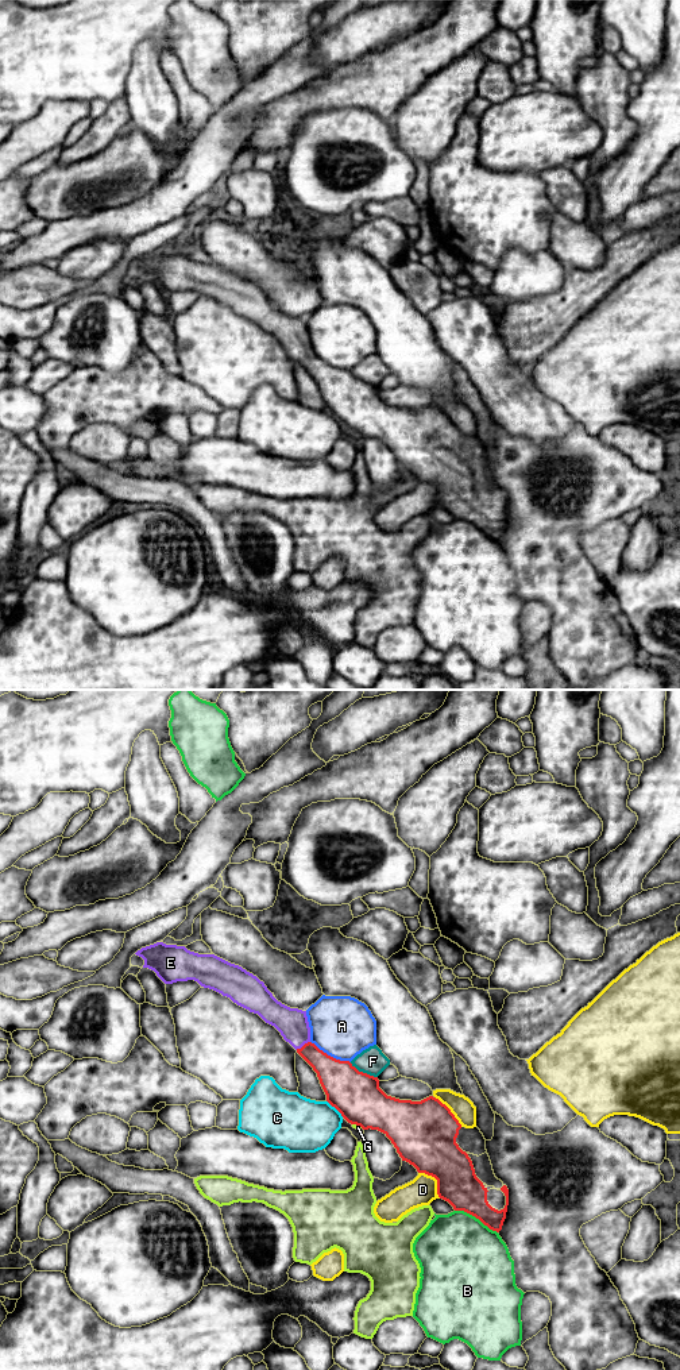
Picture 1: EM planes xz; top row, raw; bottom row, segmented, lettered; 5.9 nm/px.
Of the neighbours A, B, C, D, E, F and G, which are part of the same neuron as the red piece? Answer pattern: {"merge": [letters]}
{"merge": ["E"]}

